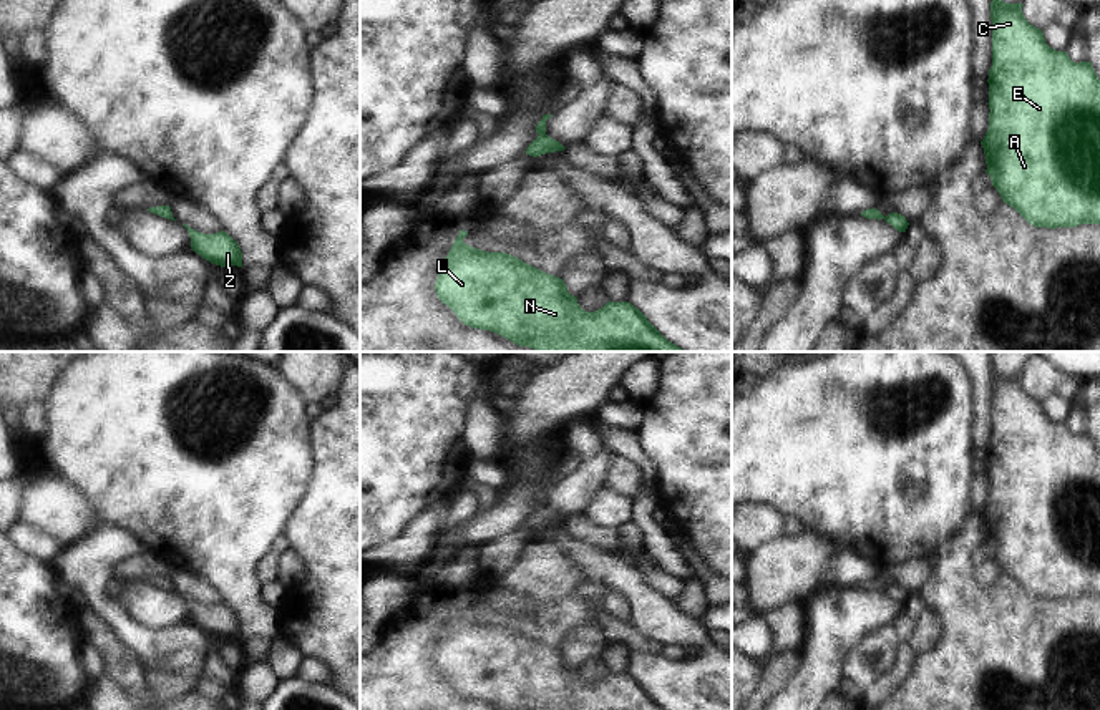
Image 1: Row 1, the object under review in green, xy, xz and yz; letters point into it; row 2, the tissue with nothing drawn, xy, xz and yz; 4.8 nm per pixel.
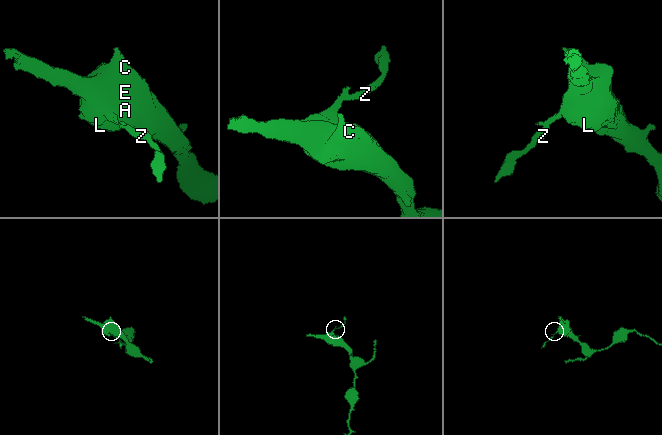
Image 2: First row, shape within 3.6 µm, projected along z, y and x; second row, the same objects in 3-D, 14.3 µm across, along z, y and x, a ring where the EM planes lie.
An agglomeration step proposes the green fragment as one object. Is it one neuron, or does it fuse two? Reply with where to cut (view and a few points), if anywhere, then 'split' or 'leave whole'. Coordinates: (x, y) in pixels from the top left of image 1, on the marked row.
cut in xz along (545, 131), (540, 136); split

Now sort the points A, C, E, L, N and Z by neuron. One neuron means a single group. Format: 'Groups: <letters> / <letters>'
Groups: A C E L N / Z

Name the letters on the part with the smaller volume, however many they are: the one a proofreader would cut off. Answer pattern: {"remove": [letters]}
{"remove": ["Z"]}

